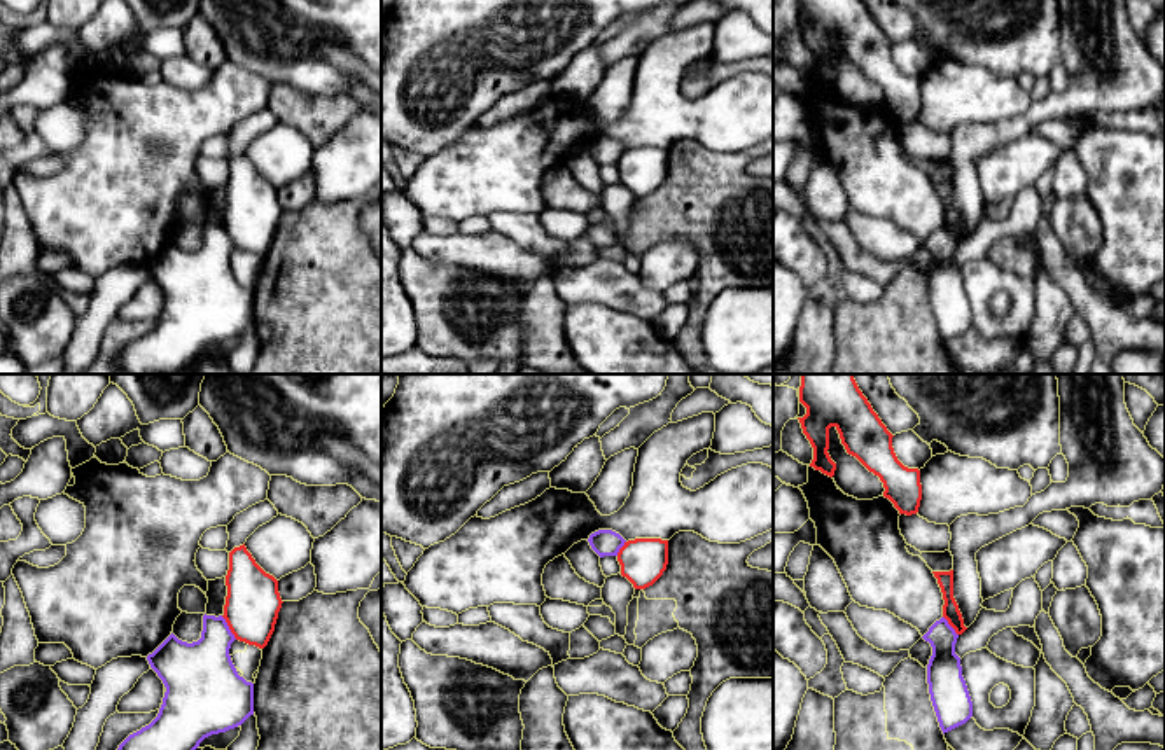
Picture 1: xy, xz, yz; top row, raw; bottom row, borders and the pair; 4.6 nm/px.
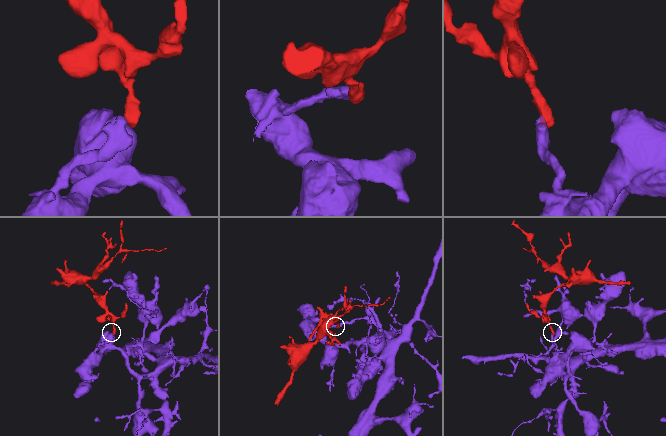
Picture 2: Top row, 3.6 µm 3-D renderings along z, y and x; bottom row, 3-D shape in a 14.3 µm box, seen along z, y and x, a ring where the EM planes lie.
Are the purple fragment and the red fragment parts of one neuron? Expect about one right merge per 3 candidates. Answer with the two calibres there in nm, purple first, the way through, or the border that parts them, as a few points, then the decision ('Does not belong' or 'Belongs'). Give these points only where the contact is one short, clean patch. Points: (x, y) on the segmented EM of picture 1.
Thickness 300 nm (purple) against 260 nm. Boundary: xy (221, 616), (237, 638). Does not belong

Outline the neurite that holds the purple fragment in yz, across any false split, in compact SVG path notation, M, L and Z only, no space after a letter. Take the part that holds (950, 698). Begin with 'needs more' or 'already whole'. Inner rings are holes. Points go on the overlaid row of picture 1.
already whole; M941 617L922 638L932 647L927 664L927 684L939 727L945 734L973 717L973 701L962 677L960 657L955 654L959 635Z

